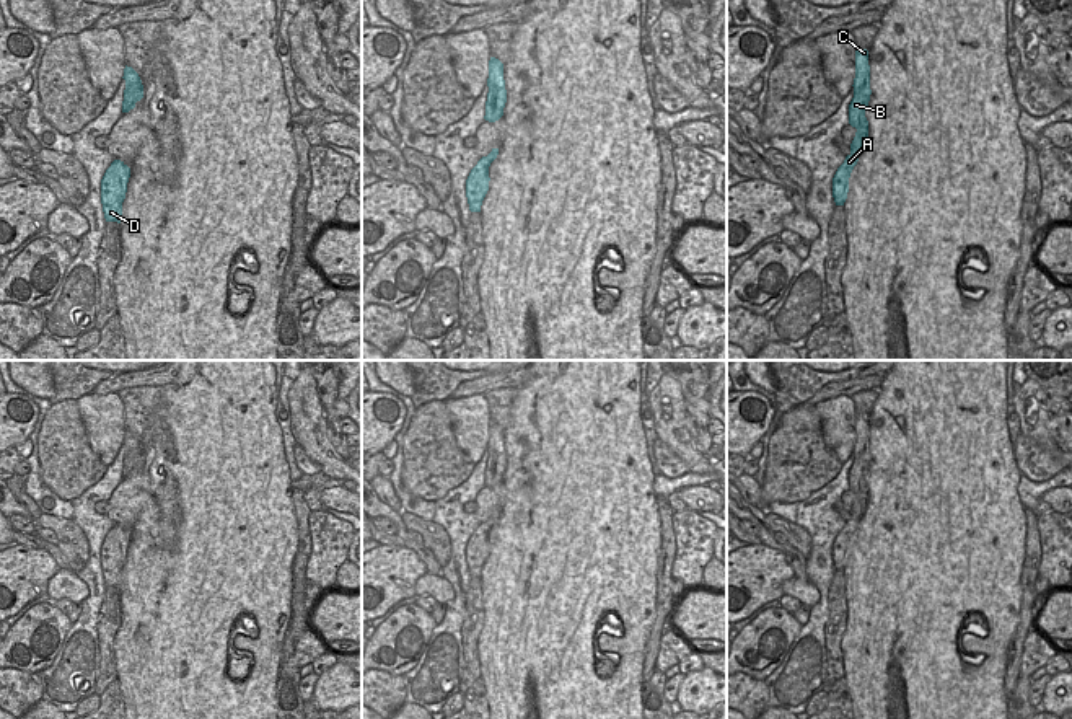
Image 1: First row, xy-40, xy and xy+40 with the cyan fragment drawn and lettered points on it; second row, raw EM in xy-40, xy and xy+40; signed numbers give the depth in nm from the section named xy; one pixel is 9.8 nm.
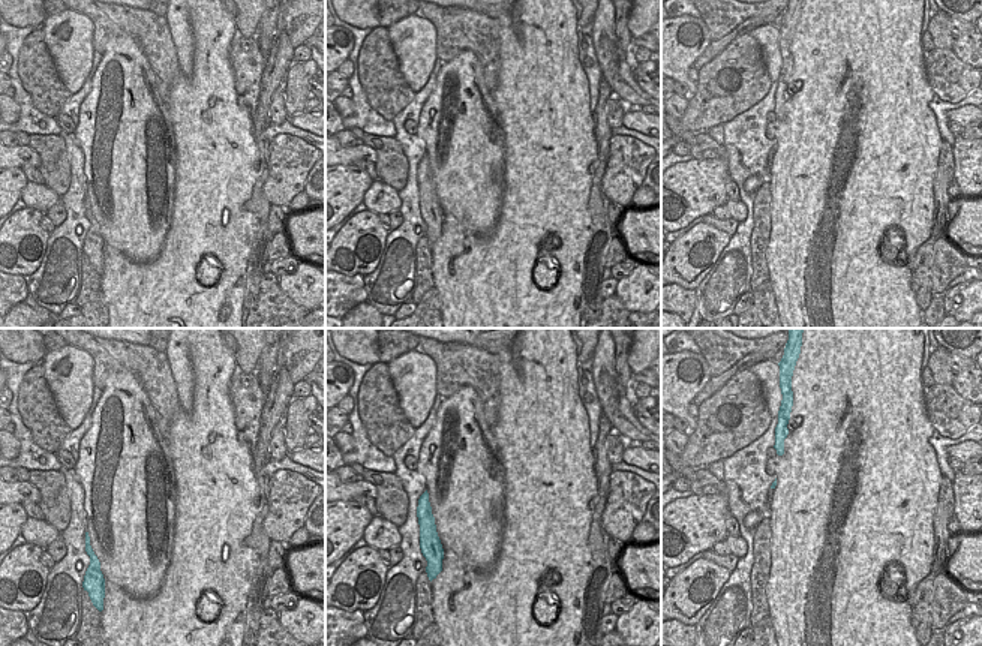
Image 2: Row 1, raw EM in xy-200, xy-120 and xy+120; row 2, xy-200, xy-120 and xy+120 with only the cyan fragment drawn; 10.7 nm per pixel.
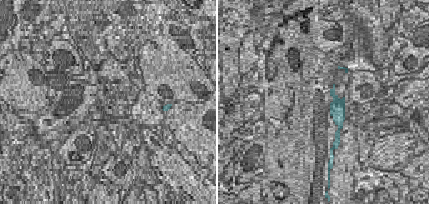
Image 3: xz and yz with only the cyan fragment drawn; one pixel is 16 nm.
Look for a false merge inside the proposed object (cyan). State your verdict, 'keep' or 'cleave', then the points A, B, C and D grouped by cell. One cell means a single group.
keep; A B C D

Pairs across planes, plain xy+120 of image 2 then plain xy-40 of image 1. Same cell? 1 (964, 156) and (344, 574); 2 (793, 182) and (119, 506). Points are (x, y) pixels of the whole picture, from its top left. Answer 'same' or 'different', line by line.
1: different
2: different

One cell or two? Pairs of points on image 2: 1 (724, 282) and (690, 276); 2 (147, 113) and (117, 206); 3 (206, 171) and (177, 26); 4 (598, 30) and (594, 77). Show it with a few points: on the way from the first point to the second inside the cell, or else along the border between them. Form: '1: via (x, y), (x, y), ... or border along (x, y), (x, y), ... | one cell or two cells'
1: border along (723, 249), (712, 269), (694, 290) | two cells
2: via (131, 135), (131, 183) | one cell
3: border along (195, 42), (194, 71), (186, 78) | two cells
4: border along (591, 35), (594, 54), (603, 77) | two cells

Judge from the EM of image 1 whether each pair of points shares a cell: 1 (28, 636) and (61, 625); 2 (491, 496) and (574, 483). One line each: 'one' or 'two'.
1: one
2: two

